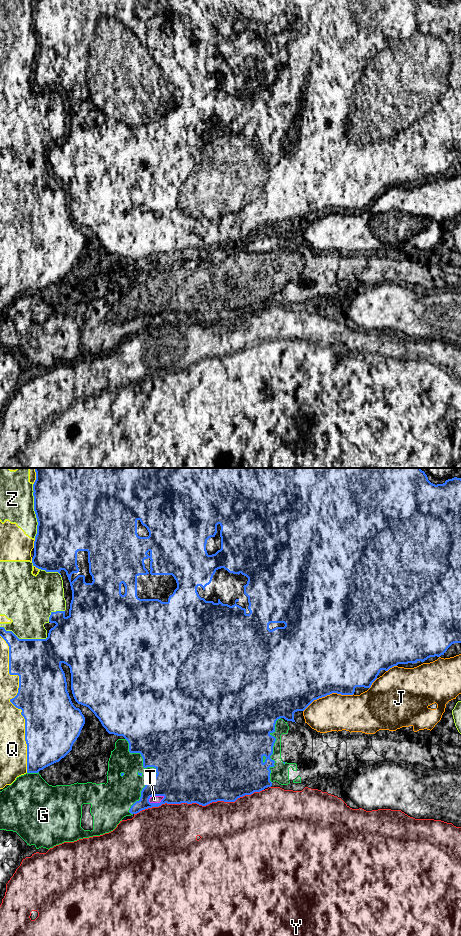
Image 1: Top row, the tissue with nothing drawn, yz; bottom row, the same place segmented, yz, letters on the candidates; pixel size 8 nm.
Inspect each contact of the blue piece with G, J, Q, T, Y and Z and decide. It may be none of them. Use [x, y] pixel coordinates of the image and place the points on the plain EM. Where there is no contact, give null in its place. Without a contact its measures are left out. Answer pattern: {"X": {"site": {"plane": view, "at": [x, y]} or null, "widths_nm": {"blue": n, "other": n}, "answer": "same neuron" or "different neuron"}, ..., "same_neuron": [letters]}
{"G": {"site": {"plane": "yz", "at": [156, 289]}, "widths_nm": {"blue": 500, "other": 200}, "answer": "different neuron"}, "J": {"site": {"plane": "yz", "at": [328, 214]}, "widths_nm": {"blue": 500, "other": 300}, "answer": "different neuron"}, "Q": {"site": {"plane": "yz", "at": [11, 222]}, "widths_nm": {"blue": 380, "other": 200}, "answer": "different neuron"}, "T": {"site": {"plane": "yz", "at": [155, 315]}, "widths_nm": {"blue": 400, "other": 60}, "answer": "different neuron"}, "Y": {"site": {"plane": "yz", "at": [198, 323]}, "widths_nm": {"blue": 500, "other": 380}, "answer": "different neuron"}, "Z": {"site": {"plane": "yz", "at": [34, 30]}, "widths_nm": {"blue": 480, "other": 280}, "answer": "different neuron"}, "same_neuron": []}

